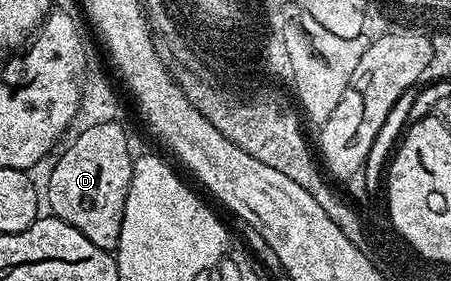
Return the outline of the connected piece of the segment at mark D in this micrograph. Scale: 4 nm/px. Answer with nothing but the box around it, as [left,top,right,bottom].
[50,121,134,252]

